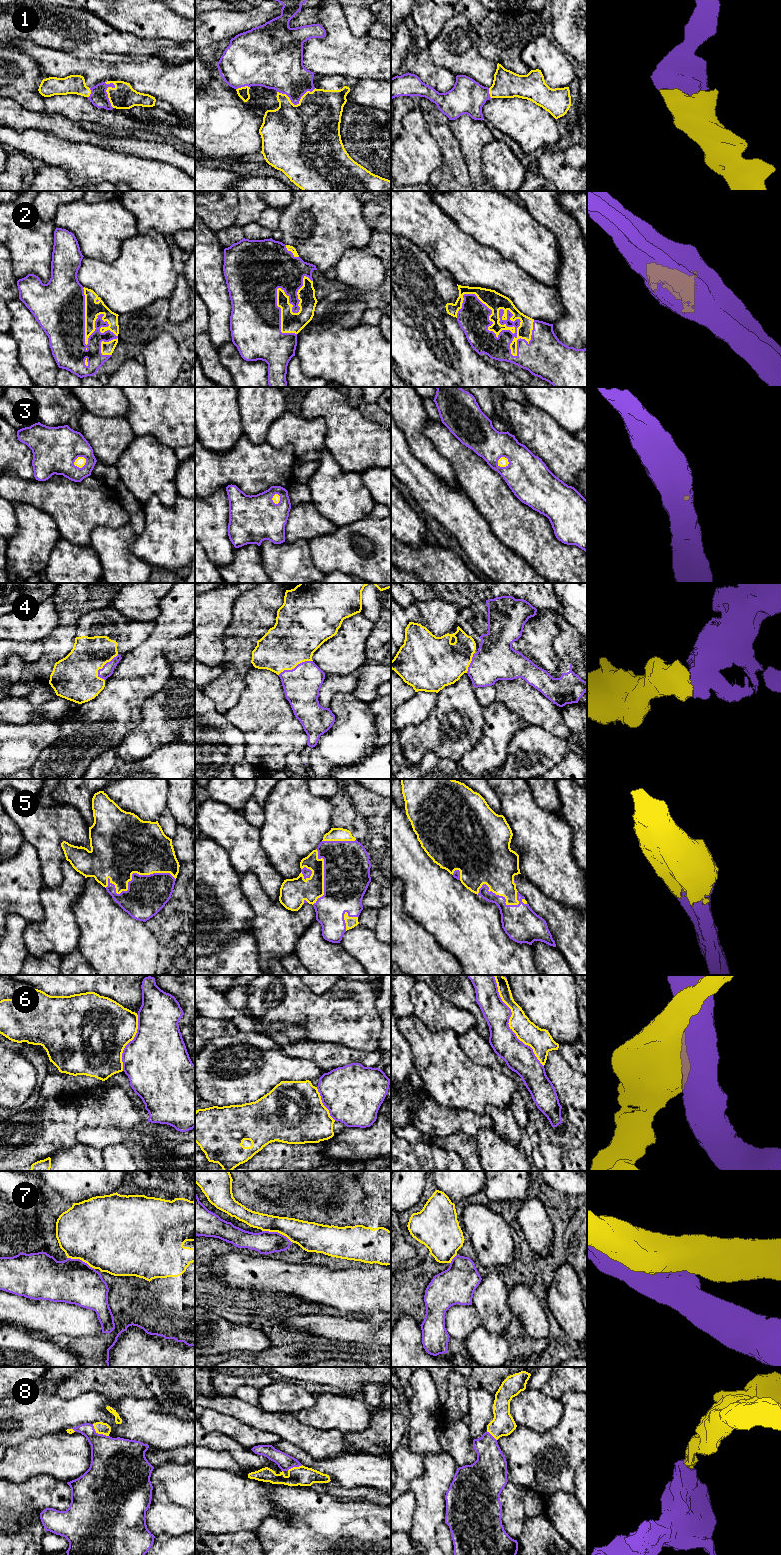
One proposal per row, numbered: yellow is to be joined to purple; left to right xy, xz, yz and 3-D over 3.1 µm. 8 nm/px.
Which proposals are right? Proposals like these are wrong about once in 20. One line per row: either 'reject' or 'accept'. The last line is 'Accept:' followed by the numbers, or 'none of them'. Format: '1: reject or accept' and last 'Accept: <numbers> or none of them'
1: accept
2: accept
3: accept
4: accept
5: accept
6: reject
7: reject
8: accept
Accept: 1, 2, 3, 4, 5, 8

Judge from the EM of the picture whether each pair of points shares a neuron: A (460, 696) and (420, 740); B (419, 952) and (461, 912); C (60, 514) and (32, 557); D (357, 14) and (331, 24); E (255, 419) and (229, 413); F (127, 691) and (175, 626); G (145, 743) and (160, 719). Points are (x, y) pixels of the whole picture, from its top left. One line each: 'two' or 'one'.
A: one
B: two
C: two
D: two
E: two
F: one
G: one

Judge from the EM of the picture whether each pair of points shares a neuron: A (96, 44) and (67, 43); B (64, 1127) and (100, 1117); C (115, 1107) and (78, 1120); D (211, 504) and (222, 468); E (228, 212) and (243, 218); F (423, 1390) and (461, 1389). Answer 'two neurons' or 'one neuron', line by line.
A: one neuron
B: one neuron
C: one neuron
D: two neurons
E: two neurons
F: two neurons

